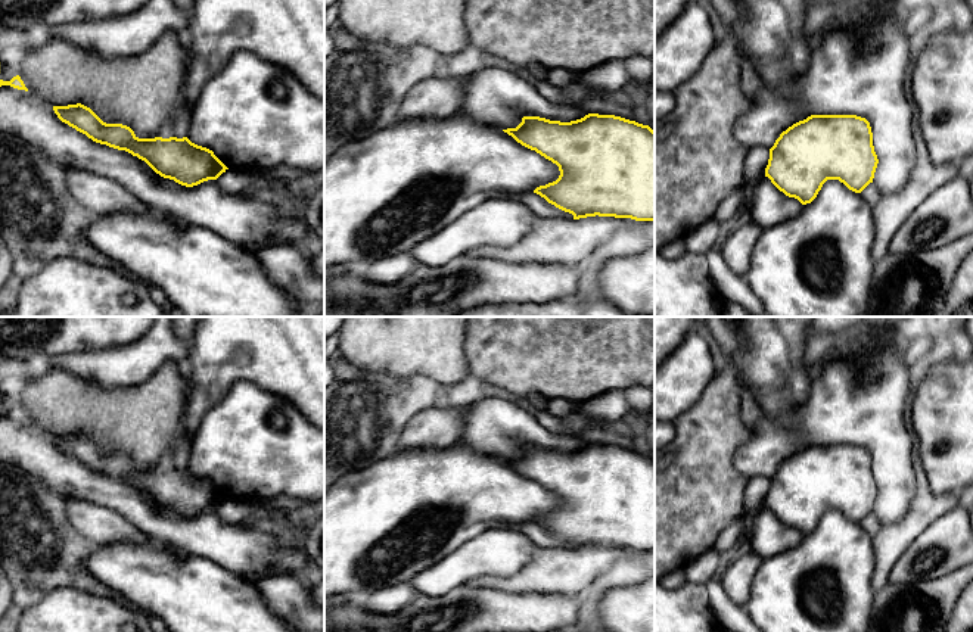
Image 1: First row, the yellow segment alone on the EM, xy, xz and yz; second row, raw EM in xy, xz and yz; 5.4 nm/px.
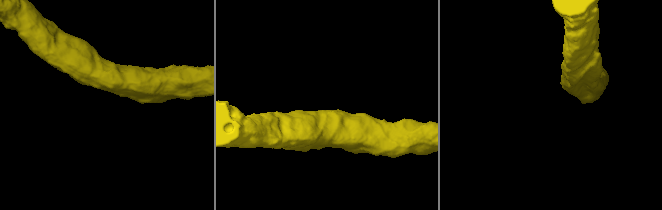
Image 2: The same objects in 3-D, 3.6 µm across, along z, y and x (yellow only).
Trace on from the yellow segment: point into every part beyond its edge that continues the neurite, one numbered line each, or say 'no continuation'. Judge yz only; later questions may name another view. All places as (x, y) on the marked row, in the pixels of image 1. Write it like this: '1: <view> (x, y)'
1: yz (768, 206)

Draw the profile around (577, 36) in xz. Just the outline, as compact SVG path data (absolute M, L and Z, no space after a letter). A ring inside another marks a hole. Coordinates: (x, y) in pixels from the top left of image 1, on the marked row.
M466 0L469 44L526 74L531 63L587 72L613 59L655 55L655 0Z

